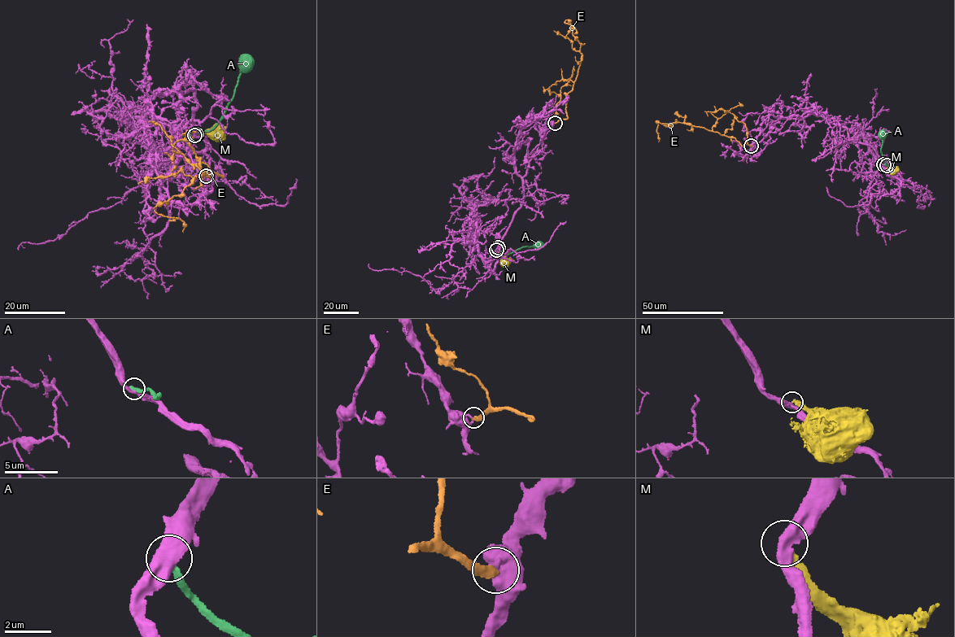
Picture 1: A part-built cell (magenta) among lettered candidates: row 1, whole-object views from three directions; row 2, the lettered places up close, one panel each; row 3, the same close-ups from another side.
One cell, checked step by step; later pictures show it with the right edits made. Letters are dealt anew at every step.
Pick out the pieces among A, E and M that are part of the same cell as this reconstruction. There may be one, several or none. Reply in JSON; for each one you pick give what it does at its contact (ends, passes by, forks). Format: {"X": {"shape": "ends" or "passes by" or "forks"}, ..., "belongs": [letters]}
{"belongs": []}

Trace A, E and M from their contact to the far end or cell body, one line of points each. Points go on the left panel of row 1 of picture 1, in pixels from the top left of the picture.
A: (196, 134), (208, 132), (214, 127), (232, 98), (242, 63), (250, 55)
E: (206, 176), (223, 176), (207, 171), (155, 207), (158, 214), (184, 222), (183, 232)
M: (194, 135), (224, 128)

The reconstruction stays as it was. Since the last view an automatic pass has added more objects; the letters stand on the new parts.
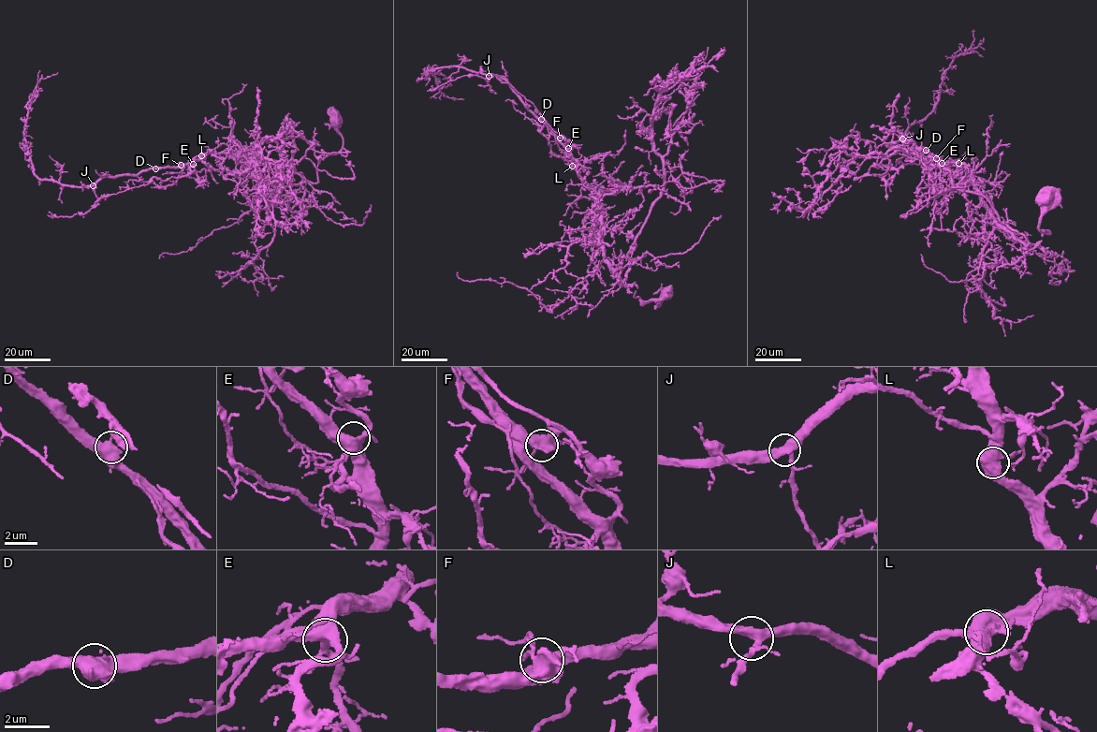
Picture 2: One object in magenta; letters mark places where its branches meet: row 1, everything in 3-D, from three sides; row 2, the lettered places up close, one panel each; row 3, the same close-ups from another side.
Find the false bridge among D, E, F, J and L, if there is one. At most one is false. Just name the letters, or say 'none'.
none

